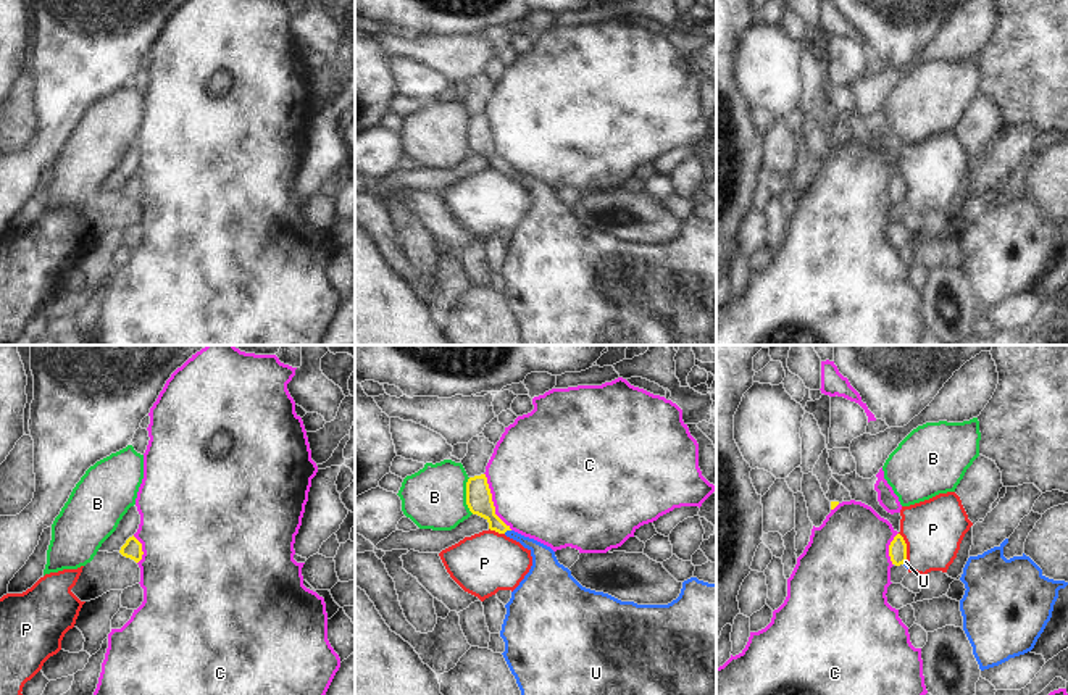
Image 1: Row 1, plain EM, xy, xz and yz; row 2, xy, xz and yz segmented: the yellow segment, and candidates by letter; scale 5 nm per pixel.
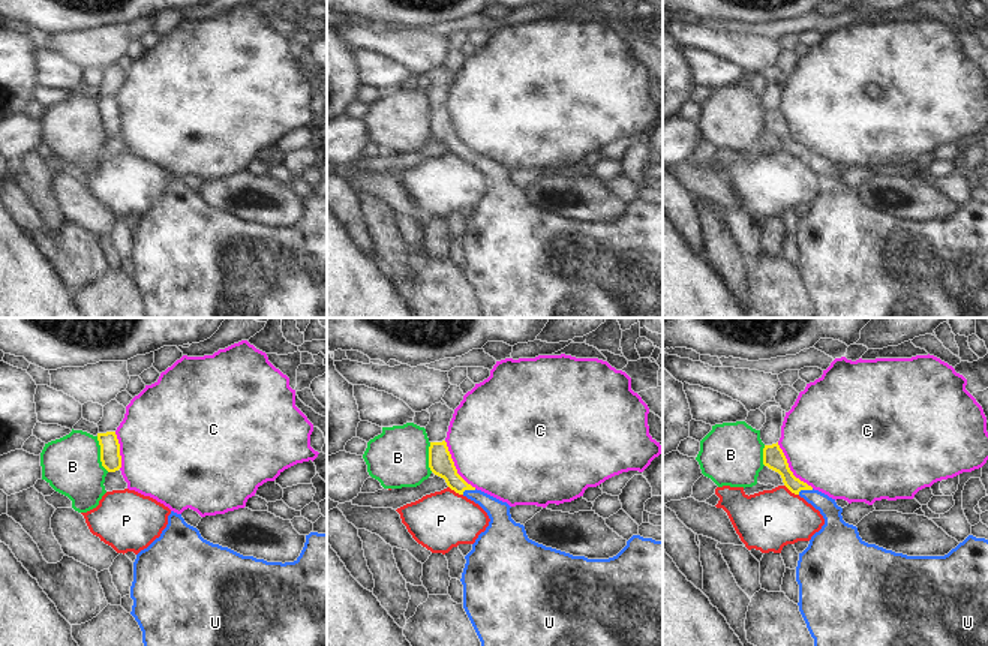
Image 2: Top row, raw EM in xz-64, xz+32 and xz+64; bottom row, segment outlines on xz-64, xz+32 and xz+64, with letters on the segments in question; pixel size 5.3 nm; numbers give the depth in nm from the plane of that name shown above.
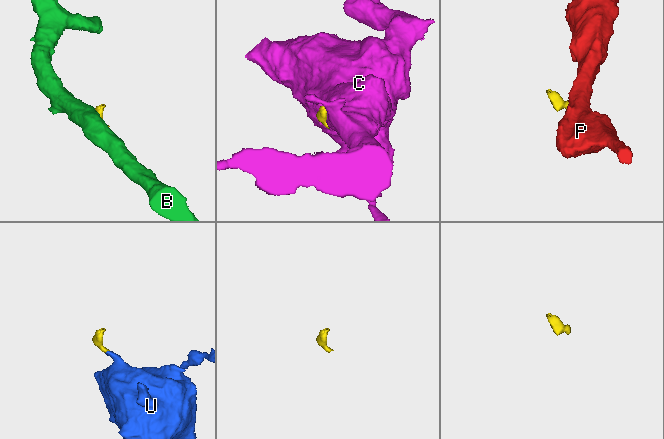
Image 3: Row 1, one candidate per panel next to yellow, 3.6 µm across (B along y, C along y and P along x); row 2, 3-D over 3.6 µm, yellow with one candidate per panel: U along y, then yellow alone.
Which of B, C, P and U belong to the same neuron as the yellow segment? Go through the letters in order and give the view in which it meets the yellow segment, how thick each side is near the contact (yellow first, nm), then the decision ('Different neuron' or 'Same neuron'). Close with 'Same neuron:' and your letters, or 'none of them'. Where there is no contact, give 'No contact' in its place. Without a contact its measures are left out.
B: Touches yellow in xz. Thickness 130 nm (yellow) against 320 nm. Different neuron
C: Touches yellow in xz. Thickness 130 nm (yellow) against 480 nm. Different neuron
P: Touches yellow in yz. Thickness 100 nm (yellow) against 300 nm. Different neuron
U: Touches yellow in xz. Thickness 130 nm (yellow) against 130 nm. Same neuron
Same neuron: U.

